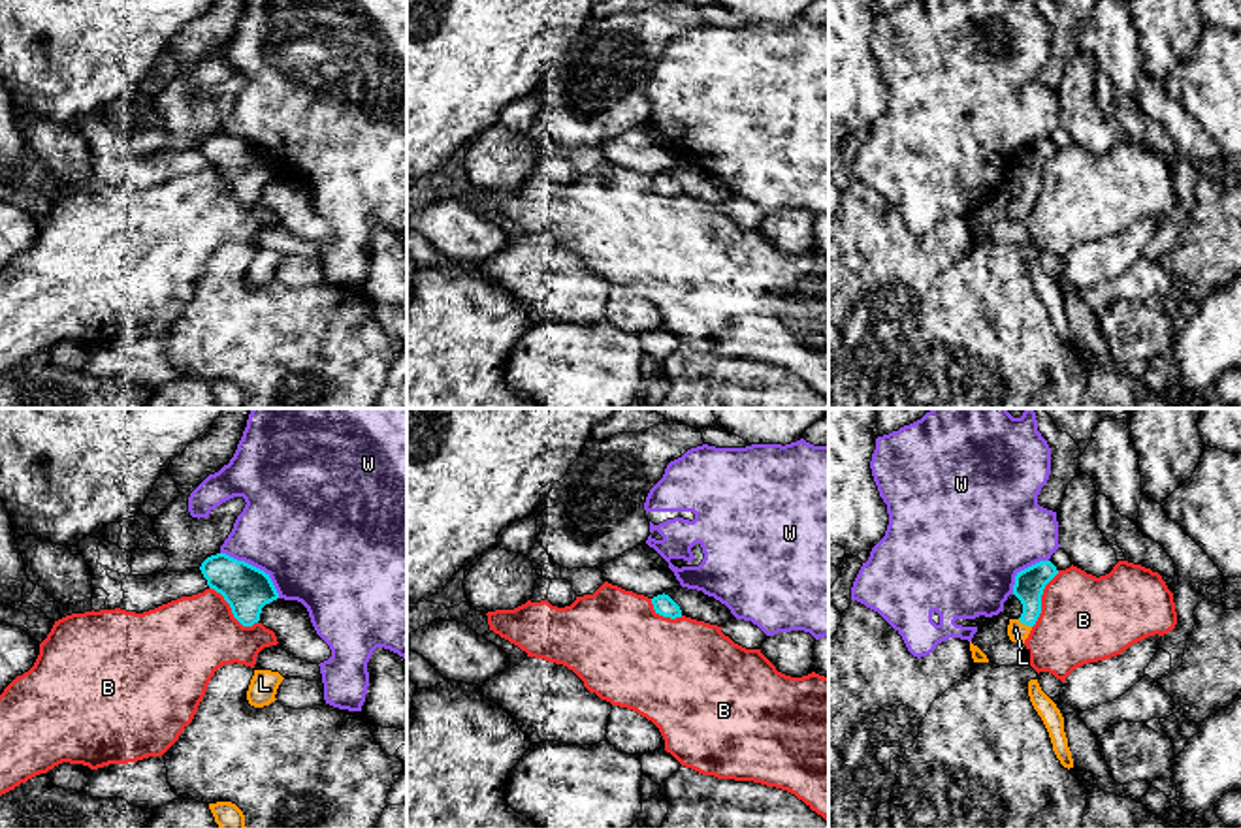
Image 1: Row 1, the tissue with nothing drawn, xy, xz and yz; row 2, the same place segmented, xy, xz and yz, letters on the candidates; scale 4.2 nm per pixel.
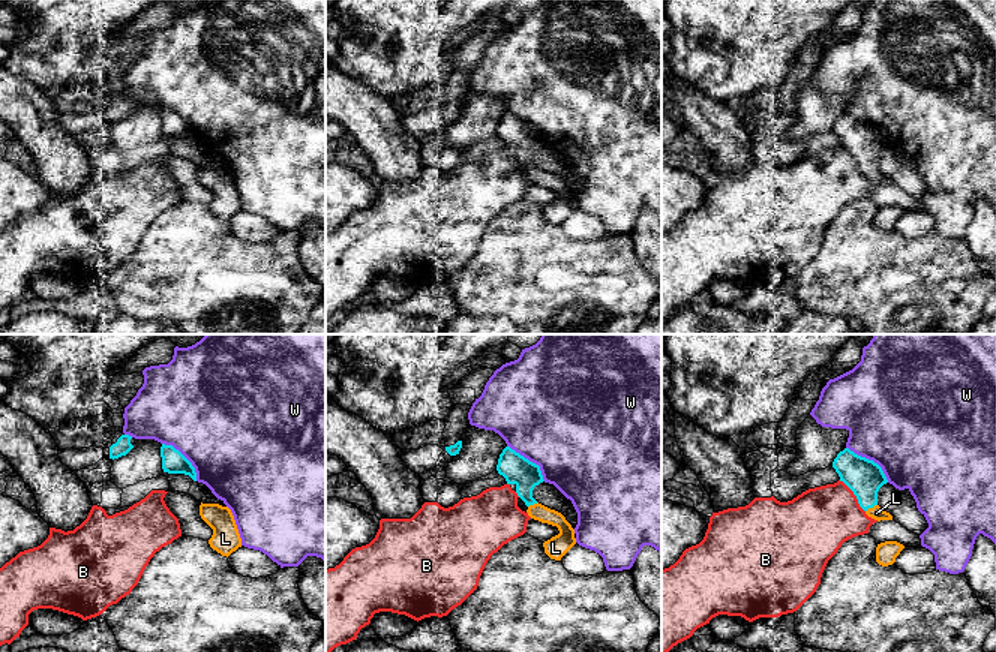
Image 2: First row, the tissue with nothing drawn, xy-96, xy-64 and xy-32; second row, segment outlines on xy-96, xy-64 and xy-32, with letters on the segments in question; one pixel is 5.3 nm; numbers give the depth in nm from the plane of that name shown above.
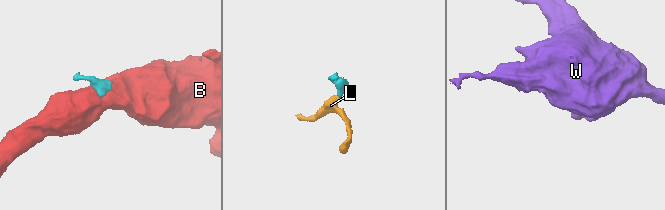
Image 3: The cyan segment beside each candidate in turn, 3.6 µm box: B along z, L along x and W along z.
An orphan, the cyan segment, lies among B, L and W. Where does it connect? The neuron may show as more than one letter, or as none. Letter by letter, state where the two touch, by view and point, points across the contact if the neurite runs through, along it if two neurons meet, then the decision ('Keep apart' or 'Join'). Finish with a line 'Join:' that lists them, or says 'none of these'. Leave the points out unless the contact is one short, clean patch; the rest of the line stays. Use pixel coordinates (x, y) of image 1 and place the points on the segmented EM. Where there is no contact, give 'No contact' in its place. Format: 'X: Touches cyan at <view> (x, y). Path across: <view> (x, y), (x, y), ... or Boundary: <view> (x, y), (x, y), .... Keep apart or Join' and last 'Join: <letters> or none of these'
B: Touches cyan at xy (232, 612). Boundary: xy (209, 586), (243, 625), (257, 623). Keep apart
L: Touches cyan at yz (1025, 623). Path across: yz (1031, 582), (1031, 614), (1025, 623), (1015, 629). Join
W: Touches cyan at xy (255, 567). Keep apart
Join: L

